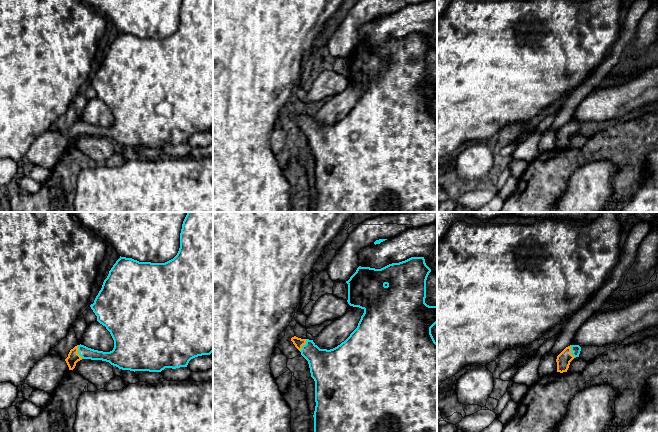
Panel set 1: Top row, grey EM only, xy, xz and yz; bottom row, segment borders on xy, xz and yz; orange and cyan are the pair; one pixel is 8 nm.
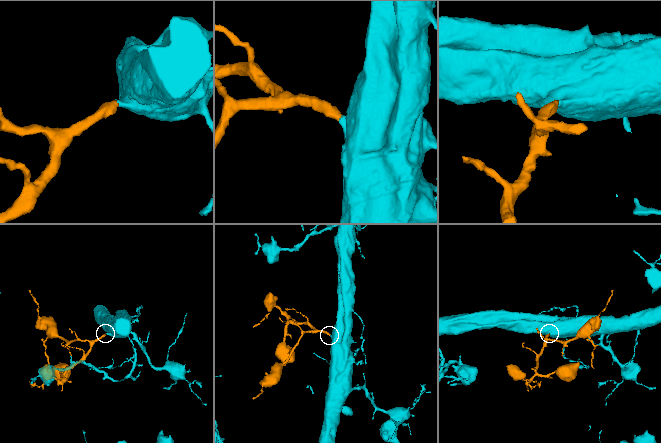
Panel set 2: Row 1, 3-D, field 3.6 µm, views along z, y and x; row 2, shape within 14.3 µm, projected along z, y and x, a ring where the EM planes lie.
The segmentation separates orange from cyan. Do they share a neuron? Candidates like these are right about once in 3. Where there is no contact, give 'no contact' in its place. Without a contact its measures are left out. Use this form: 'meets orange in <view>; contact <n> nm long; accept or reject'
meets orange in xy; contact 120 nm long; accept

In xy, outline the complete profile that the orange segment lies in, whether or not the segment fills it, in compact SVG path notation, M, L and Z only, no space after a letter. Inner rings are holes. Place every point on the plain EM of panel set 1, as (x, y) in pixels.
M182 0L180 9L180 24L177 31L165 39L139 38L132 34L121 33L113 41L94 79L90 81L97 92L97 97L106 103L114 116L114 124L110 128L103 128L77 121L70 126L65 135L69 146L73 146L76 139L82 135L102 136L122 146L161 148L165 144L187 143L189 137L213 128L213 0Z

